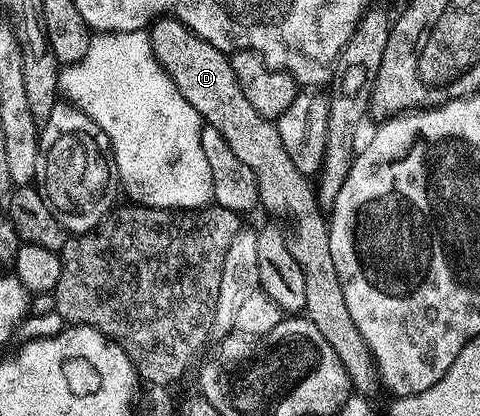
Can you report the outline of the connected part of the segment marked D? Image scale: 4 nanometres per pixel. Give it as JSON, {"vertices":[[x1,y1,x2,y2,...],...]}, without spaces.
{"vertices":[[156,19,150,25,149,35,153,54,177,90,181,90,185,102,189,102,204,125,217,130,217,134,229,142,229,150,233,150,233,154,253,170,259,187,259,204,291,223,291,253,305,274,306,319,311,320,317,330,327,328,327,336,361,336,361,330,357,330,357,322,353,322,349,306,345,304,345,294,330,253,328,219,319,206,321,202,312,181,297,170,285,146,281,146,278,123,257,114,249,98,245,98,237,74,233,74,228,53,205,42,182,20]]}

